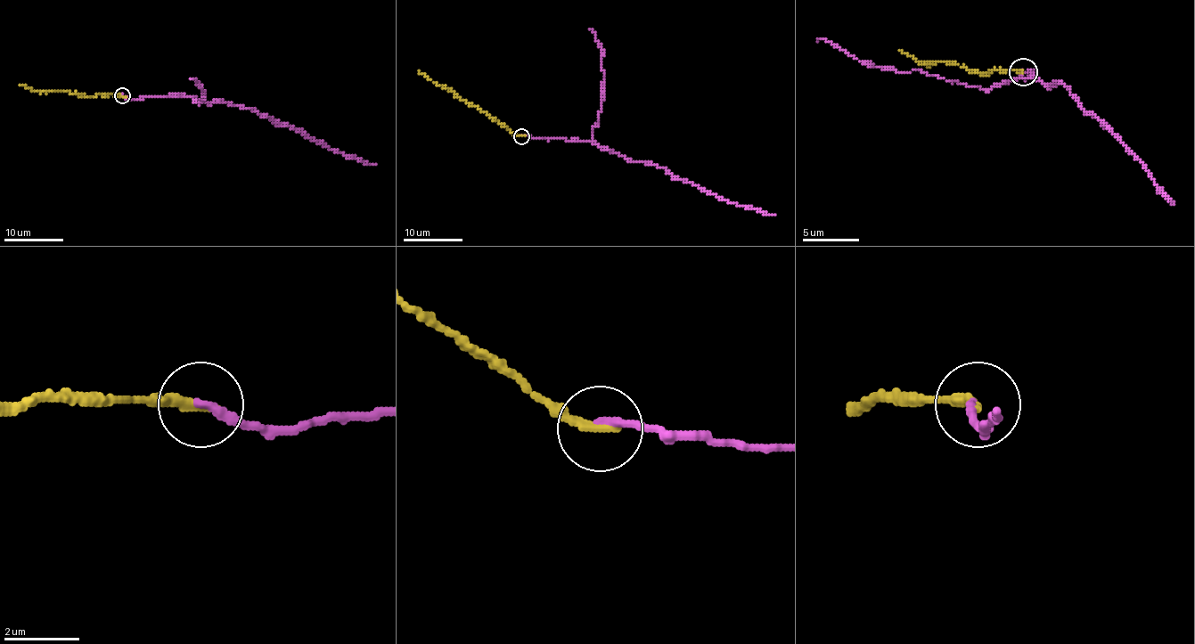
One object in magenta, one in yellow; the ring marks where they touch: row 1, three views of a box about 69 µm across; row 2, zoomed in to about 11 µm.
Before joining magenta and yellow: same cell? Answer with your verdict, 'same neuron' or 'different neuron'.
same neuron

